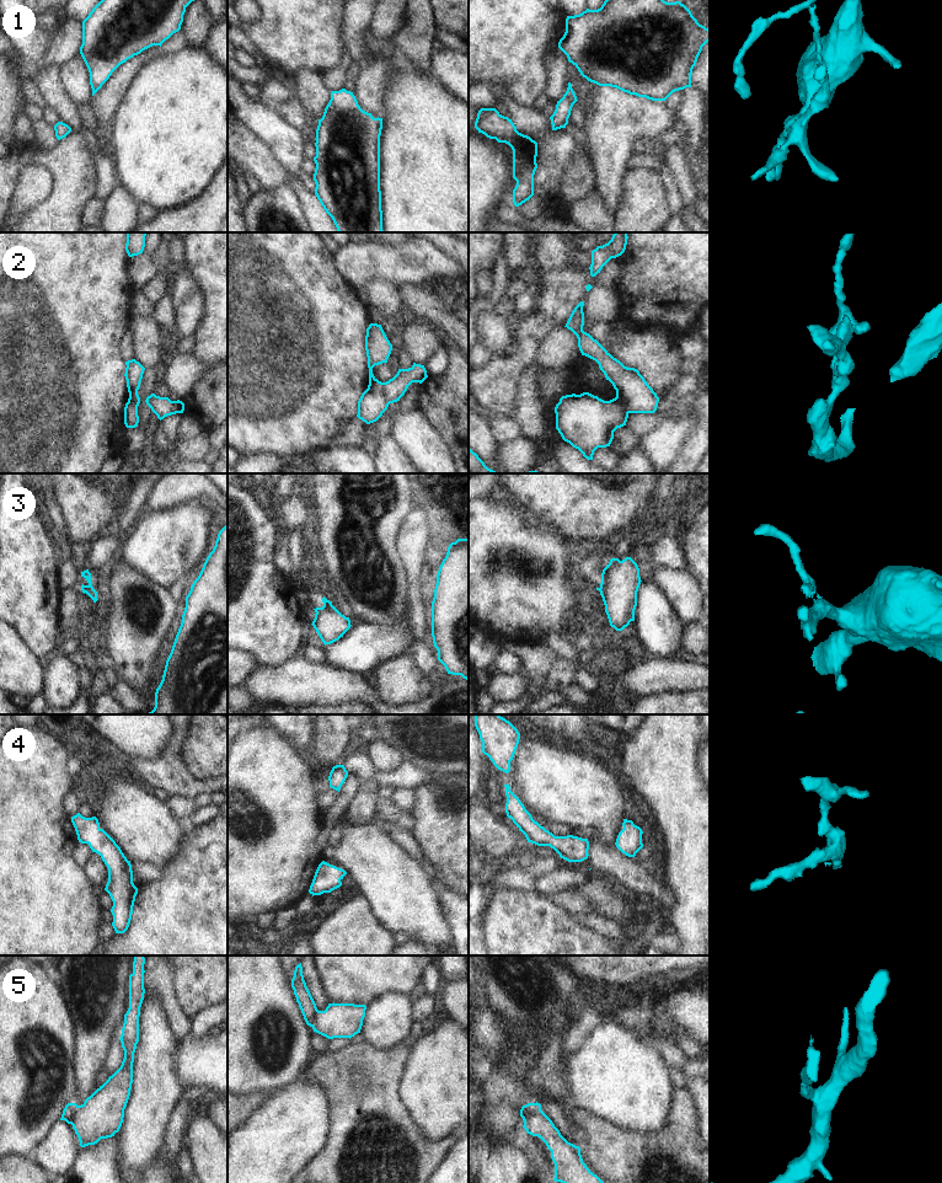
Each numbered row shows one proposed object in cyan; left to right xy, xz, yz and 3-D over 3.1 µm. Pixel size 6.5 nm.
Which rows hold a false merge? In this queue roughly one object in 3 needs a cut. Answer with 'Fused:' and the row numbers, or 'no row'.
Fused: 2, 3, 5

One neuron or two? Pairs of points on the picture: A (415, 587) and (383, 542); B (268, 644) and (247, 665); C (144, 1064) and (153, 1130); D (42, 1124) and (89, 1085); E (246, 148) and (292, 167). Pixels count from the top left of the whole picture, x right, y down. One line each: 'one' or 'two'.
A: two
B: two
C: one
D: two
E: two

